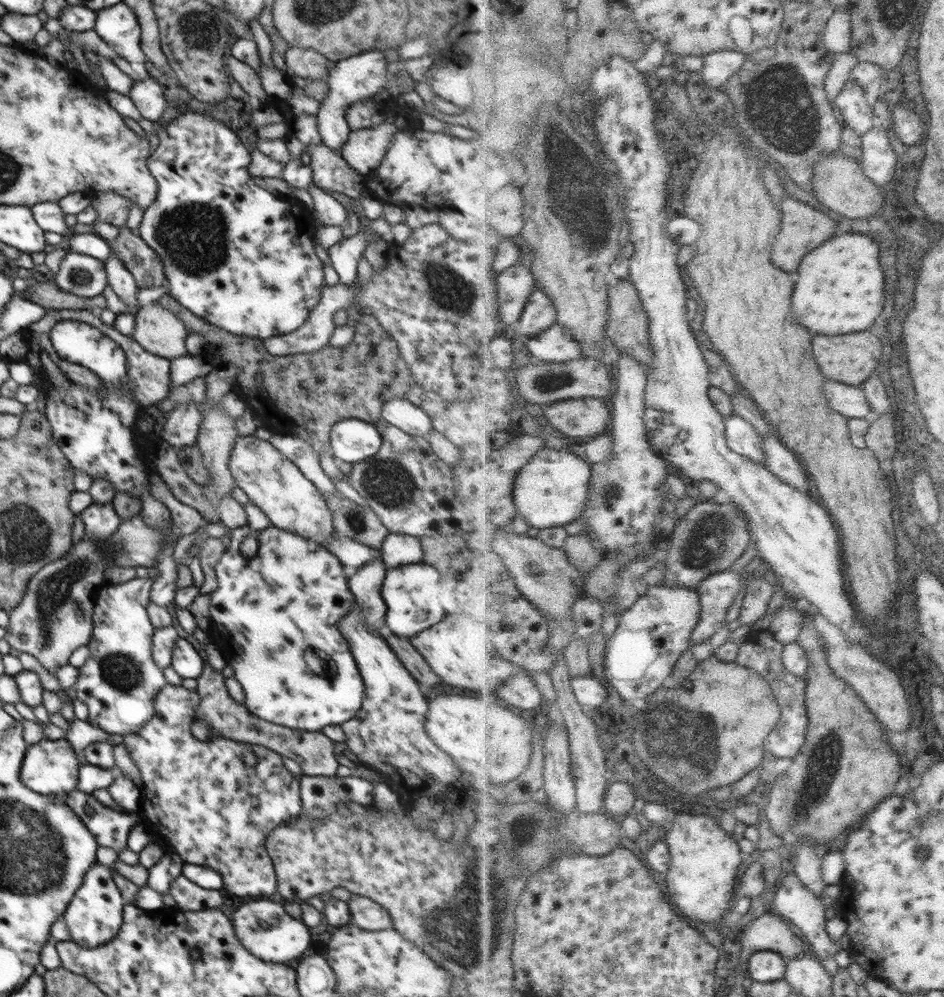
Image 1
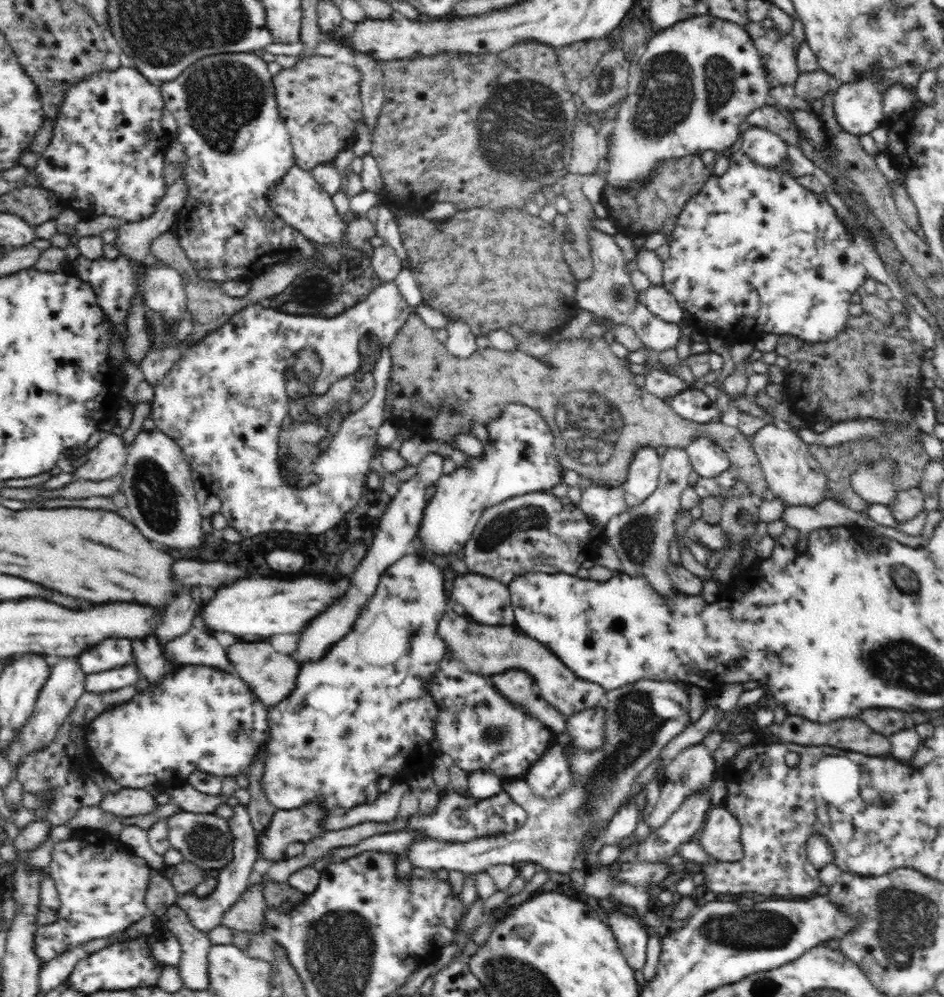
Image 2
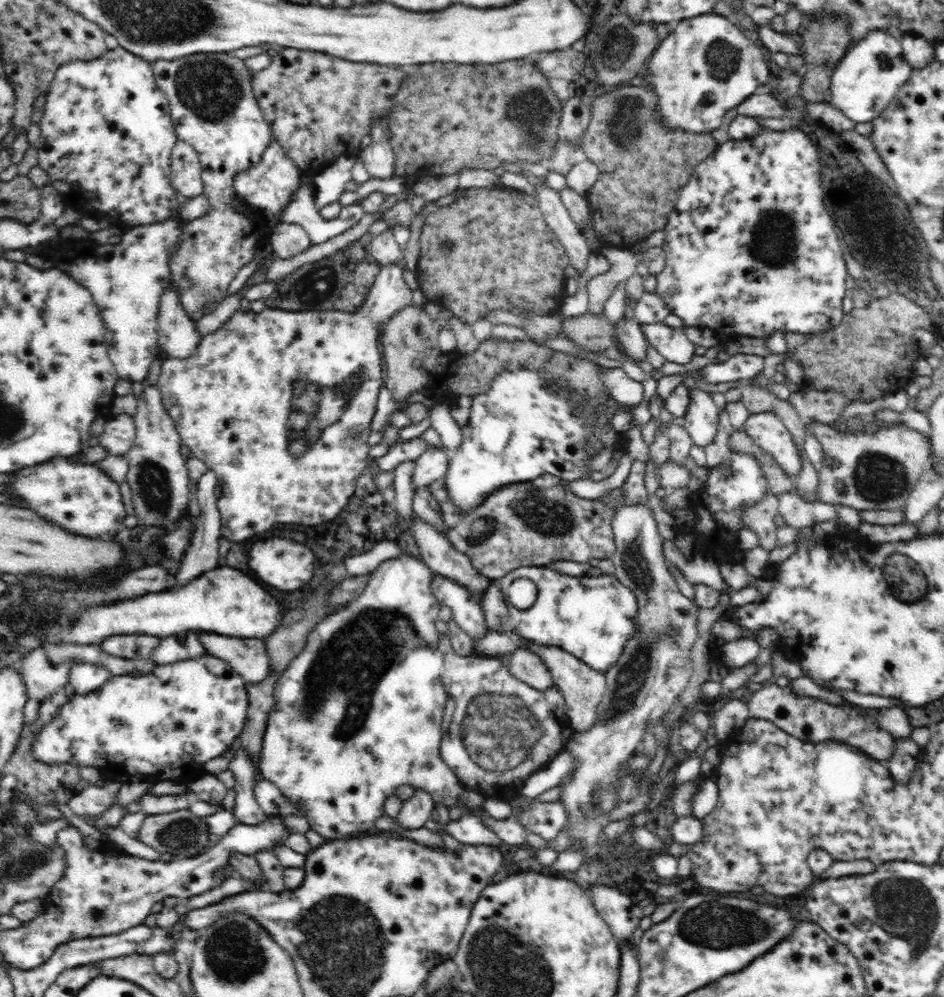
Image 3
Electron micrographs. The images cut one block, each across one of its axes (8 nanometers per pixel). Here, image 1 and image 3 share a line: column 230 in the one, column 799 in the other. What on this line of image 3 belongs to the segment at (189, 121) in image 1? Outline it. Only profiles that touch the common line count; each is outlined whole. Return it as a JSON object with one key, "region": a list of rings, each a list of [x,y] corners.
{"region":[[[764,128],[754,138],[736,140],[726,138],[722,141],[704,162],[696,166],[688,184],[680,190],[675,202],[673,211],[669,214],[663,232],[665,238],[661,246],[666,253],[665,267],[657,274],[655,292],[662,297],[662,300],[672,314],[680,317],[685,325],[710,326],[716,324],[728,324],[738,326],[740,334],[748,334],[754,338],[764,339],[774,332],[817,334],[831,330],[842,323],[844,312],[842,311],[842,300],[846,295],[846,262],[842,257],[843,245],[841,234],[838,228],[830,222],[830,214],[822,202],[822,184],[820,184],[820,156],[818,149],[810,142],[808,134],[794,128],[786,128],[784,131],[772,131]]]}

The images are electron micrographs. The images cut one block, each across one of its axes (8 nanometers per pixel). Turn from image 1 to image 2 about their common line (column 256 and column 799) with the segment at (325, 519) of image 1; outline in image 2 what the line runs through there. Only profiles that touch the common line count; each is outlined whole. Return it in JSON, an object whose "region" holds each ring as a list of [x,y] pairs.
{"region":[[[764,424],[751,437],[753,449],[760,460],[769,497],[779,498],[785,506],[809,506],[814,508],[827,497],[828,478],[819,463],[808,451],[809,444],[804,442],[793,429],[784,425]]]}

